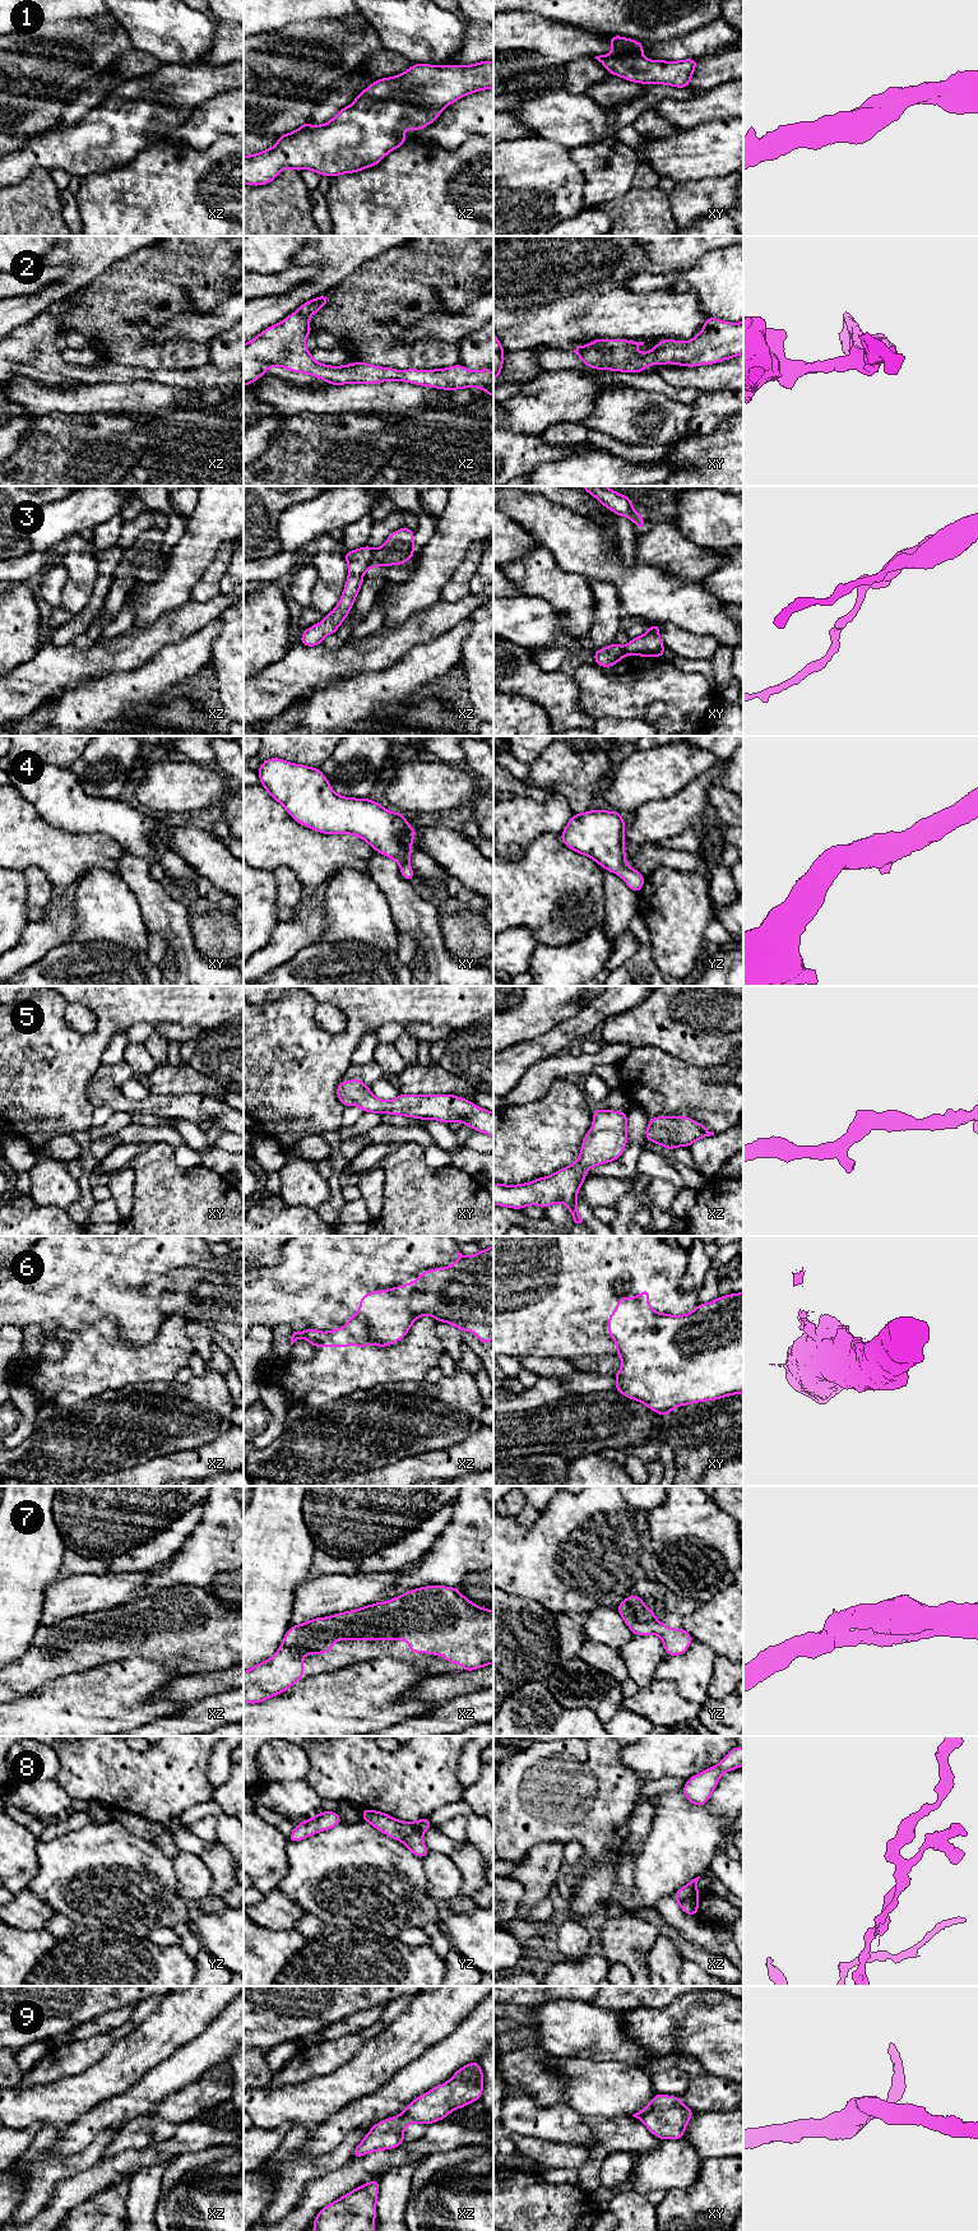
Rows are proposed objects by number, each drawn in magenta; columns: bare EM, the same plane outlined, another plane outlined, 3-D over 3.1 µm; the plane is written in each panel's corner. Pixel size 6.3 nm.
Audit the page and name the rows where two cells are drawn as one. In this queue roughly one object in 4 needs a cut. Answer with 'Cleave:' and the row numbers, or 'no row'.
Cleave: 3, 6, 8

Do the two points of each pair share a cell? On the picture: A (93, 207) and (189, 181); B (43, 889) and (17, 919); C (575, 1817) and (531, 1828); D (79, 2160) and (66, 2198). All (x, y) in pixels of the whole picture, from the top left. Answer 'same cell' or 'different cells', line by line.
A: same cell
B: different cells
C: same cell
D: different cells

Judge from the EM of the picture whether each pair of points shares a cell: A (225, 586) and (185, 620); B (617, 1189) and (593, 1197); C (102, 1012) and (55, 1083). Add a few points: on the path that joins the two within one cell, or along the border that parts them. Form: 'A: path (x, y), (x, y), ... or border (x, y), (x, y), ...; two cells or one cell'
A: border (219, 592), (230, 593); two cells
B: path (611, 1189), (599, 1192); one cell
C: path (103, 1030), (103, 1033), (72, 1065); one cell

